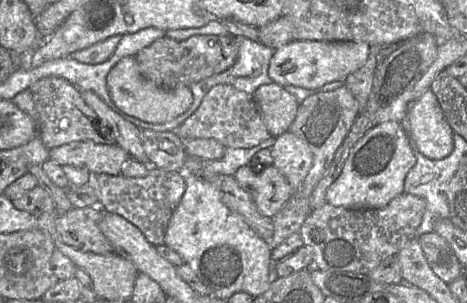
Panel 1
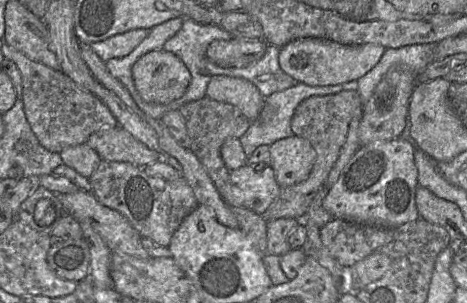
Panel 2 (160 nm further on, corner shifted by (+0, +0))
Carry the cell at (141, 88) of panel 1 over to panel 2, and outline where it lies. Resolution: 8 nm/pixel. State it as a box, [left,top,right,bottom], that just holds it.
[132,49,191,104]

